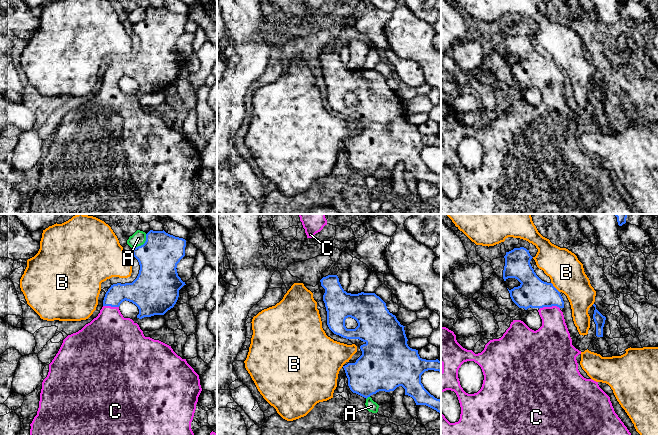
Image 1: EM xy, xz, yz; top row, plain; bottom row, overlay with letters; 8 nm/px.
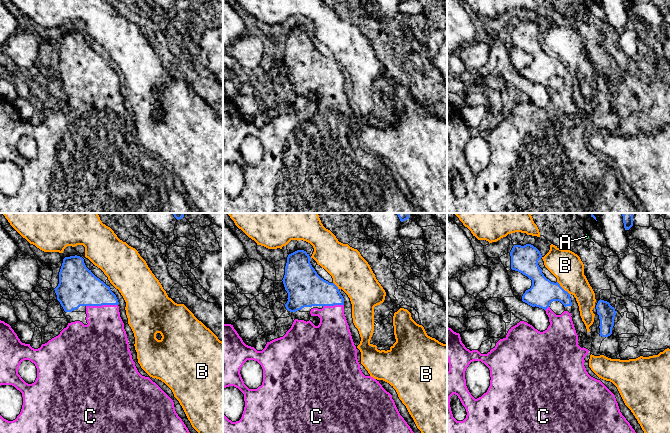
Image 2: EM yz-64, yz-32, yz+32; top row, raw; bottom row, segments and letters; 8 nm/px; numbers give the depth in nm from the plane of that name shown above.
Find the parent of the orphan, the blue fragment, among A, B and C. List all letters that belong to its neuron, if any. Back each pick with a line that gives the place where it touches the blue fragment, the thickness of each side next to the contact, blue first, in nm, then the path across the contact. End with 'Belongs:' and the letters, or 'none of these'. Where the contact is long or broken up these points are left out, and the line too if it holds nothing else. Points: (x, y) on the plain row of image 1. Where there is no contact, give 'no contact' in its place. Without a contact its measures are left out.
C: contact yz (549, 82); calibres 240 and 260 nm
Belongs: C

